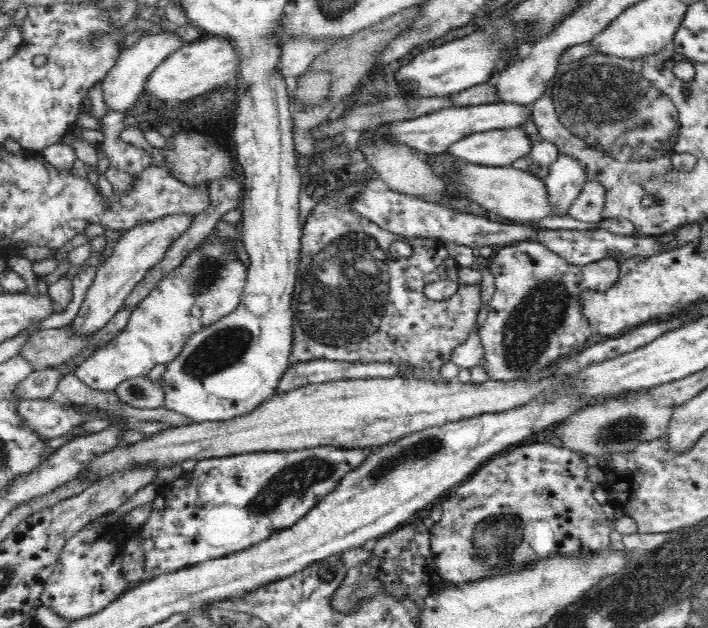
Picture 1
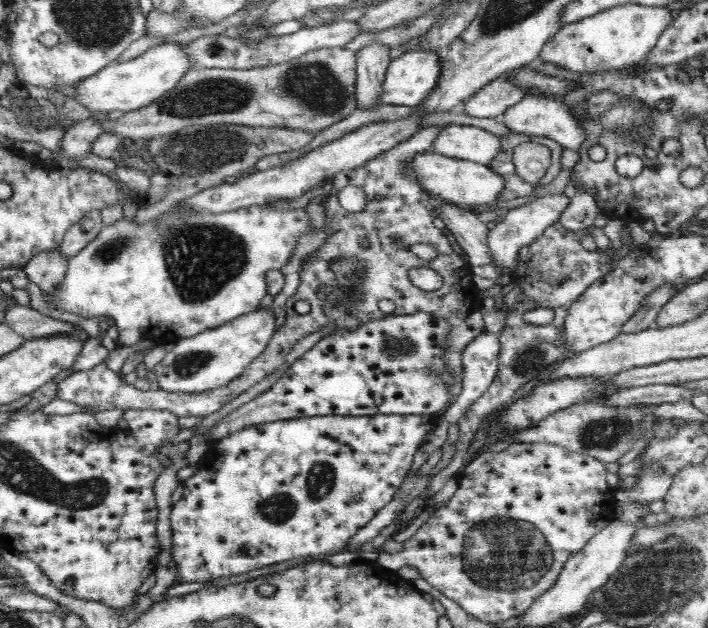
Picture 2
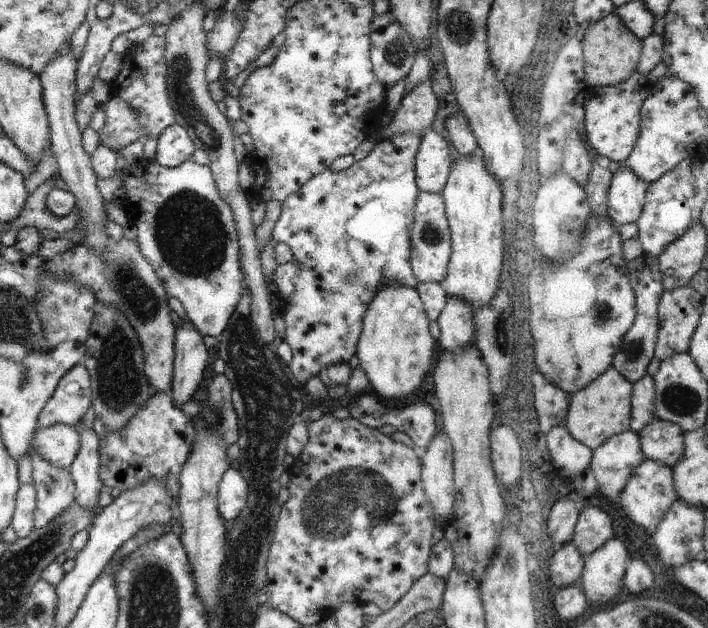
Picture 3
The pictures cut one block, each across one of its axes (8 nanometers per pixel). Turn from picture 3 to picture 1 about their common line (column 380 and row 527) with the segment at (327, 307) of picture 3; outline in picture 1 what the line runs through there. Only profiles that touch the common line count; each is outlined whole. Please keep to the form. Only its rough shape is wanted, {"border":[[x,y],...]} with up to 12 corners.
{"border":[[375,448],[197,461],[137,531],[142,580],[294,526]]}

